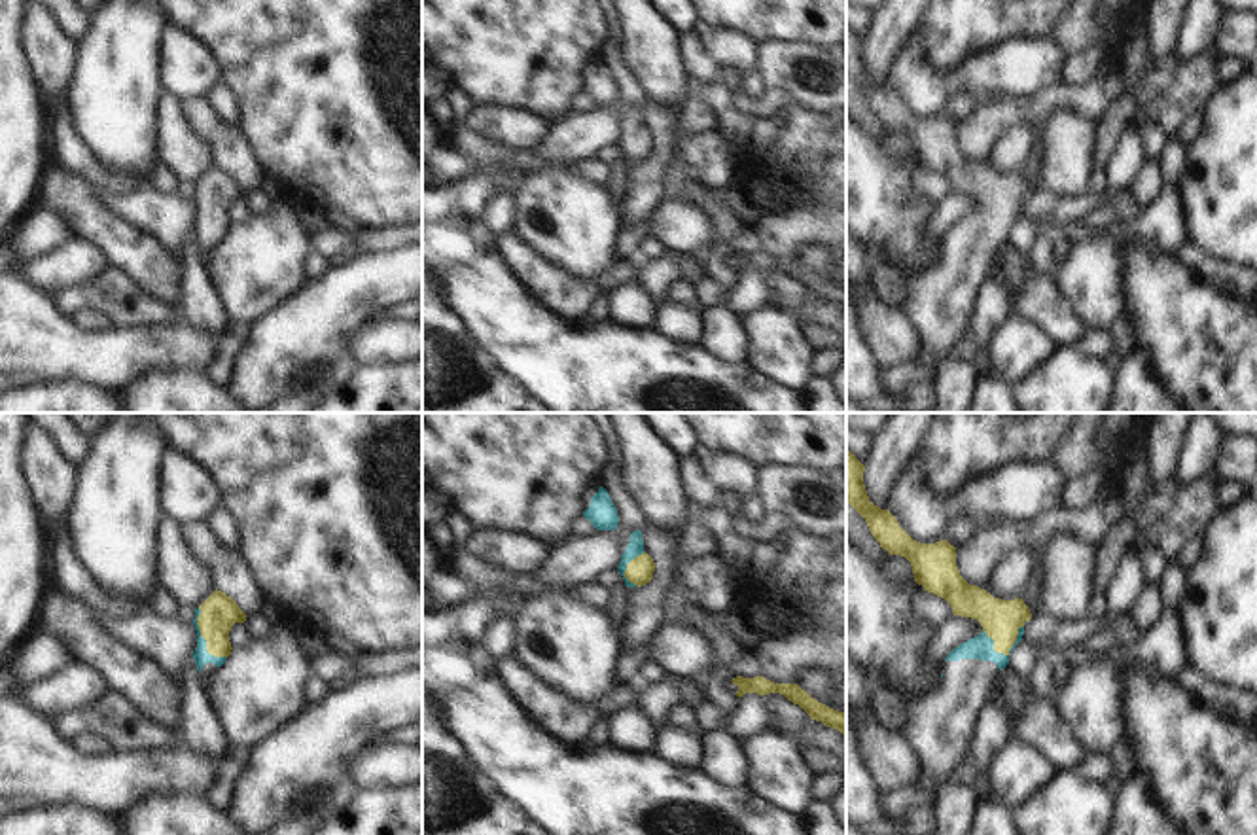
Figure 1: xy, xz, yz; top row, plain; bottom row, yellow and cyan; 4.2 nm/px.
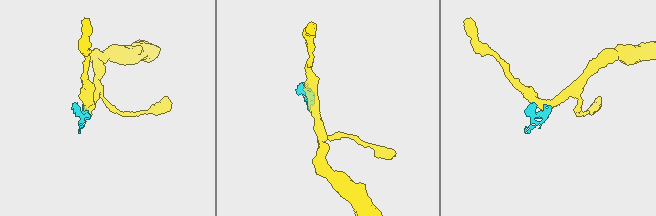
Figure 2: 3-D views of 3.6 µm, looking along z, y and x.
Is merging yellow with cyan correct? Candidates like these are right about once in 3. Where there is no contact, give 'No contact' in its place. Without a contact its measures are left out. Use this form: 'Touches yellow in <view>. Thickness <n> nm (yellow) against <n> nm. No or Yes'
Touches yellow in yz. Thickness 170 nm (yellow) against 100 nm. Yes

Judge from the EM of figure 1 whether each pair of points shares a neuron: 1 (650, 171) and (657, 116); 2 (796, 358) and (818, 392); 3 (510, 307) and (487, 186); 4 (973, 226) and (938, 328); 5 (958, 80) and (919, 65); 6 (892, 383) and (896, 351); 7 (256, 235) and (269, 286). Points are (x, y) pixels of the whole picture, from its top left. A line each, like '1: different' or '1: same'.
1: same
2: different
3: same
4: same
5: same
6: different
7: same

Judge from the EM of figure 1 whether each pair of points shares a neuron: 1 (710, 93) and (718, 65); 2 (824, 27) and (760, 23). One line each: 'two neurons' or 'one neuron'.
1: two neurons
2: one neuron

